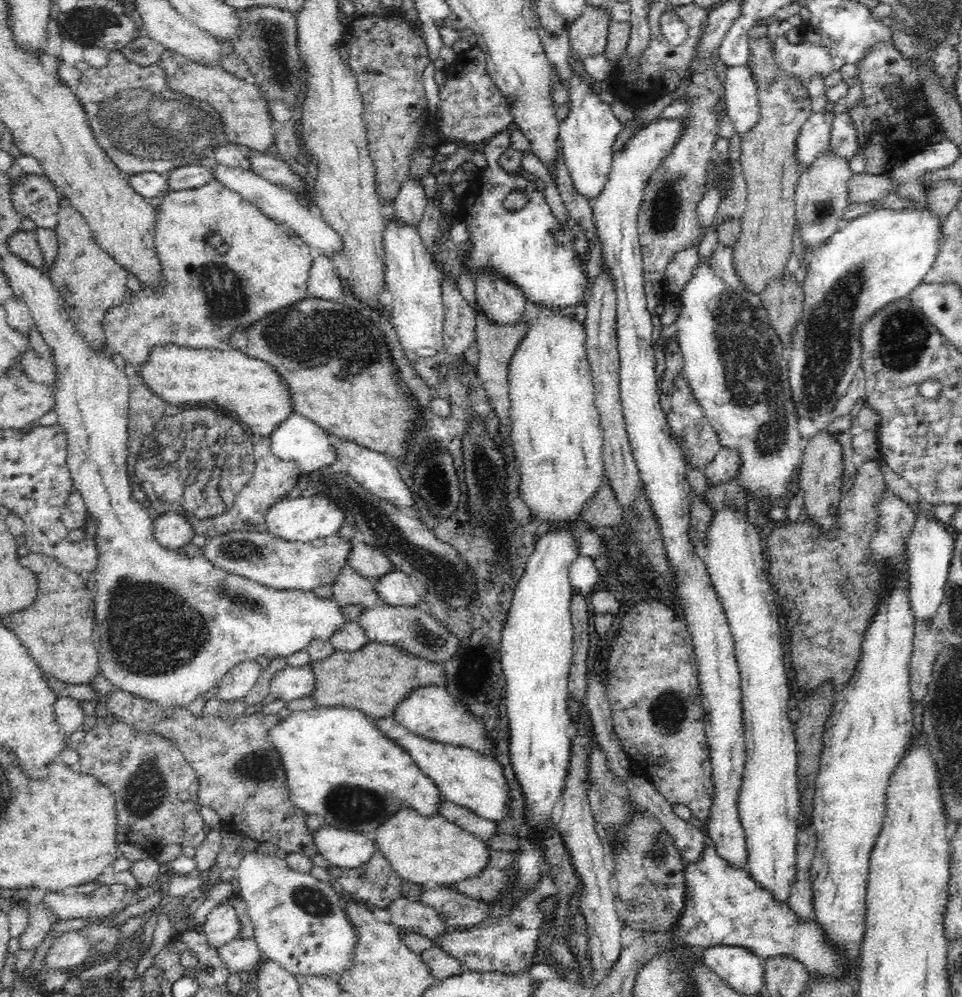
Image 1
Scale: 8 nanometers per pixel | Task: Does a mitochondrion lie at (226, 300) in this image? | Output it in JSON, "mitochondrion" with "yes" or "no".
{"mitochondrion":"yes"}

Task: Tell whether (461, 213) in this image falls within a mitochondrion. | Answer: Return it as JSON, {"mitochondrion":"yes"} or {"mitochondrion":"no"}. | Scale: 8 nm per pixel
{"mitochondrion":"no"}

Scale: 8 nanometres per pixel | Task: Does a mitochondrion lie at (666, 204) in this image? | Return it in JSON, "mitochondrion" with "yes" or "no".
{"mitochondrion":"yes"}

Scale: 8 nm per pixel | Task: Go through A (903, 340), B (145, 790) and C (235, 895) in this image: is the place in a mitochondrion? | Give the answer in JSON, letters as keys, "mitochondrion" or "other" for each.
{"A":"mitochondrion","B":"mitochondrion","C":"other"}

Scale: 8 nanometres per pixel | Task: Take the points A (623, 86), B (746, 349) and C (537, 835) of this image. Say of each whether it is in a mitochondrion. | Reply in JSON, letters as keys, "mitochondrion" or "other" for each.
{"A":"mitochondrion","B":"mitochondrion","C":"other"}

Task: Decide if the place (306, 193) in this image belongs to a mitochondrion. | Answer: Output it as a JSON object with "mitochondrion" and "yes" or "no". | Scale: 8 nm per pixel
{"mitochondrion":"no"}

